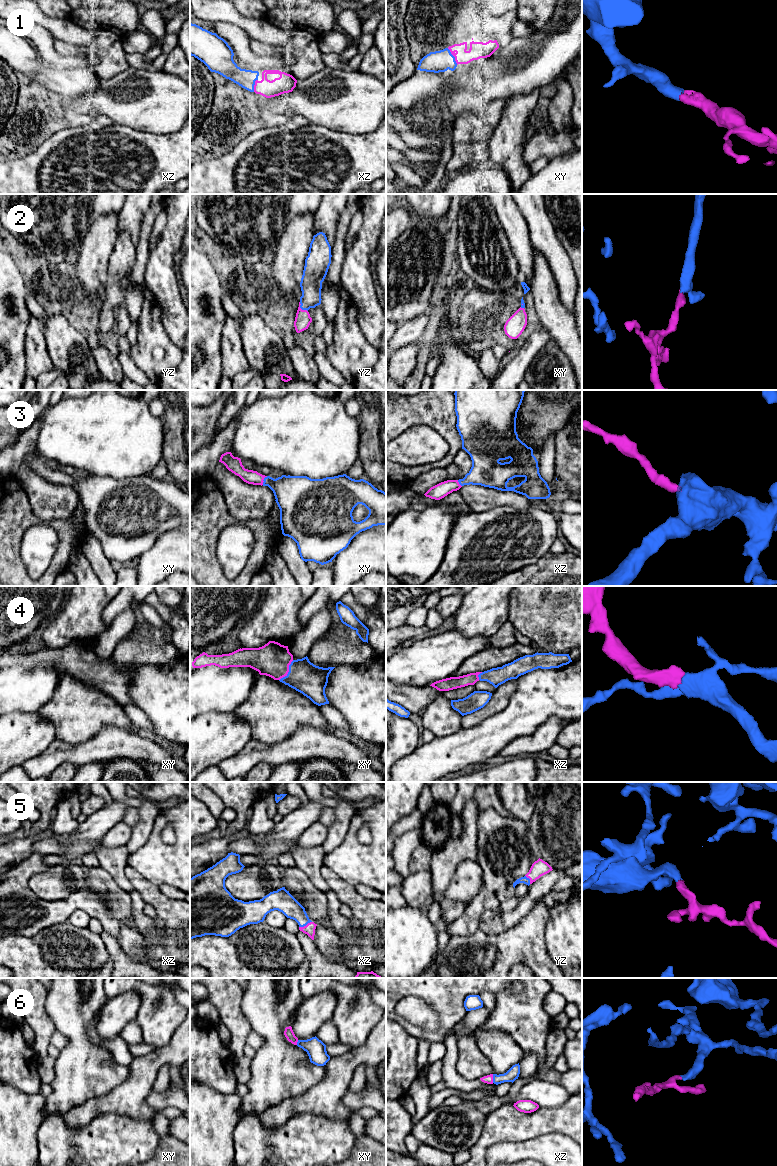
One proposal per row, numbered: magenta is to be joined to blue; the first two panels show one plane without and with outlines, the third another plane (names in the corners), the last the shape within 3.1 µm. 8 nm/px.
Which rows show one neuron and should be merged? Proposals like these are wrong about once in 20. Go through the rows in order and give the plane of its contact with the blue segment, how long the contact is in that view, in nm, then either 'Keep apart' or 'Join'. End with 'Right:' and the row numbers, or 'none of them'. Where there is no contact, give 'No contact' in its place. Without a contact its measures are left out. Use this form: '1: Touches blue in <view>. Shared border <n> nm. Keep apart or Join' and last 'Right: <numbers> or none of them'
1: Touches blue in xy. Shared border 160 nm. Join
2: Touches blue in yz. Shared border 100 nm. Join
3: Touches blue in xy. Shared border 80 nm. Join
4: Touches blue in xy. Shared border 200 nm. Join
5: Touches blue in xz. Shared border 120 nm. Join
6: Touches blue in xz. Shared border 70 nm. Join
Right: 1, 2, 3, 4, 5, 6

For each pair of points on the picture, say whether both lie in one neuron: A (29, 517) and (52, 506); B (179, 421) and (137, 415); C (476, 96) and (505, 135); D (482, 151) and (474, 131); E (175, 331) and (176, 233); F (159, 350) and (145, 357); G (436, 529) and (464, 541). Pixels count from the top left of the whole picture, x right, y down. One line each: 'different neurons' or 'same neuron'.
A: different neurons
B: different neurons
C: different neurons
D: different neurons
E: same neuron
F: same neuron
G: different neurons

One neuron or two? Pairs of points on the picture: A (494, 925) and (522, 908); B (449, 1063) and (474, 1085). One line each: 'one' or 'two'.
A: one
B: one

